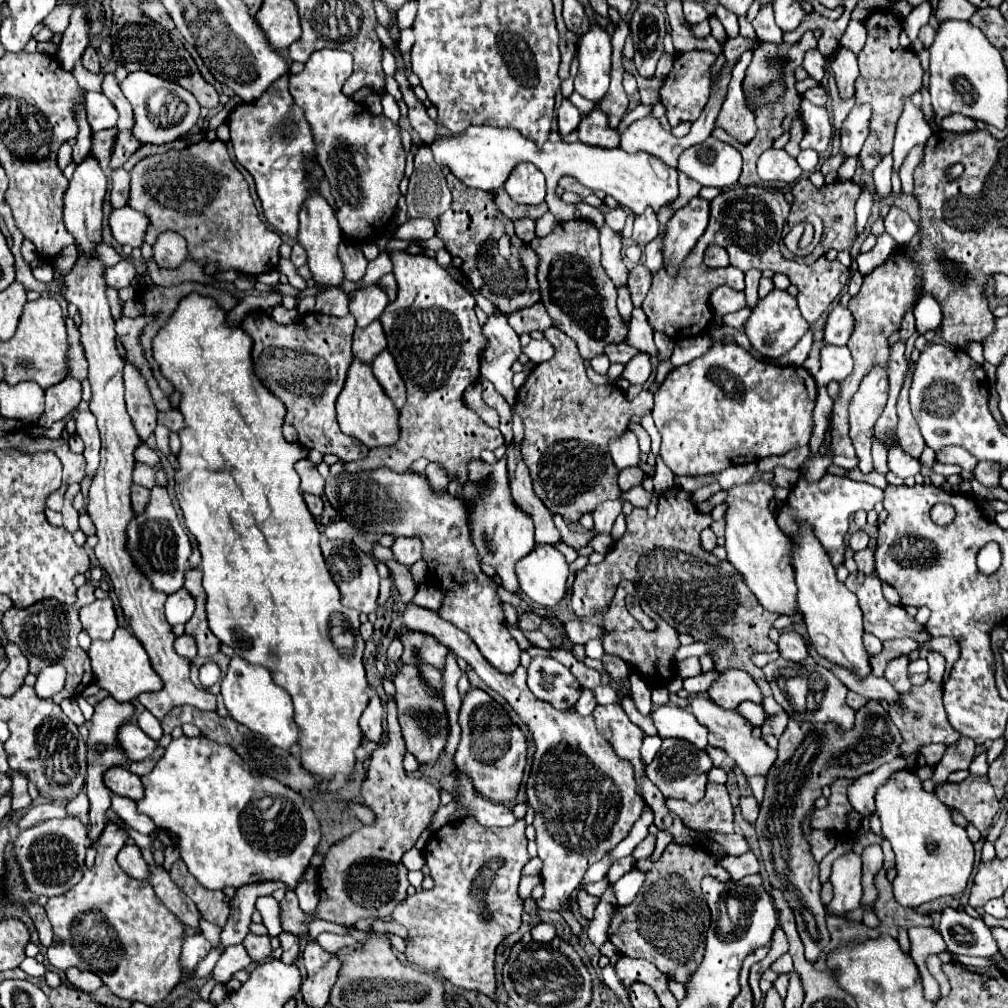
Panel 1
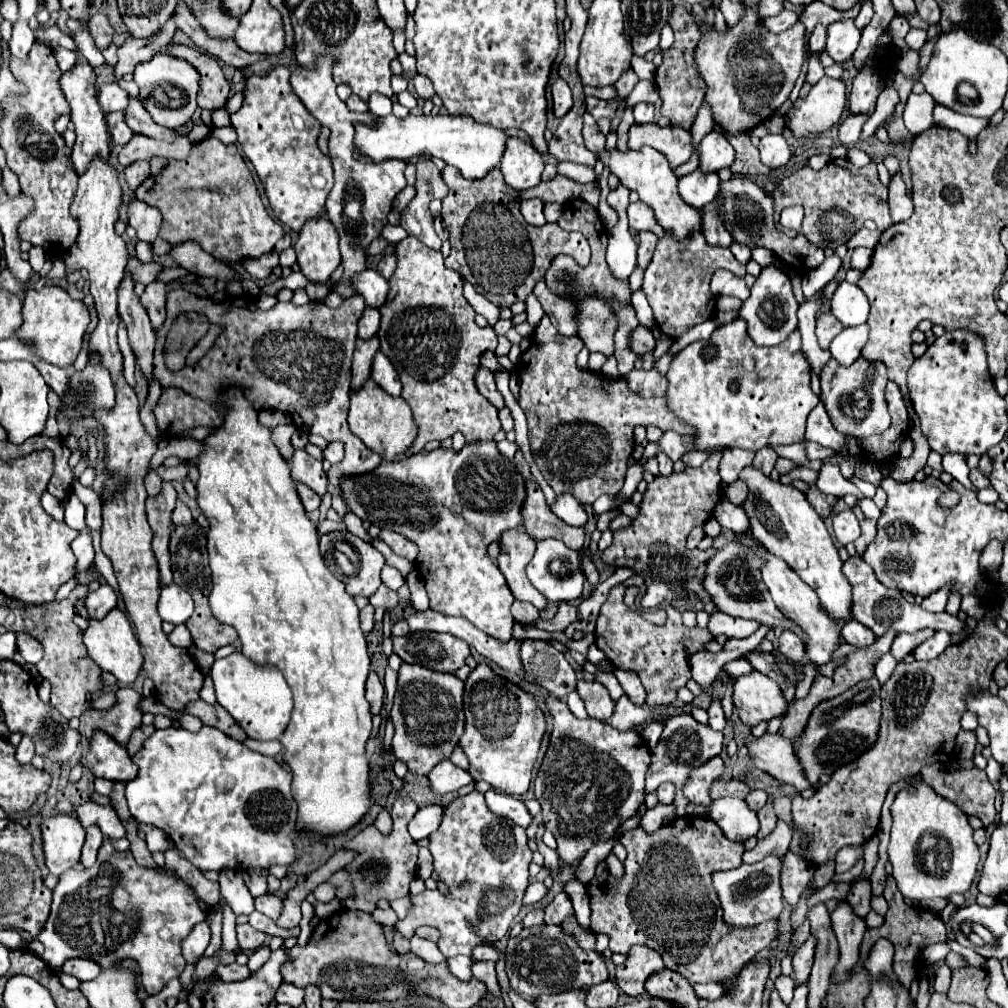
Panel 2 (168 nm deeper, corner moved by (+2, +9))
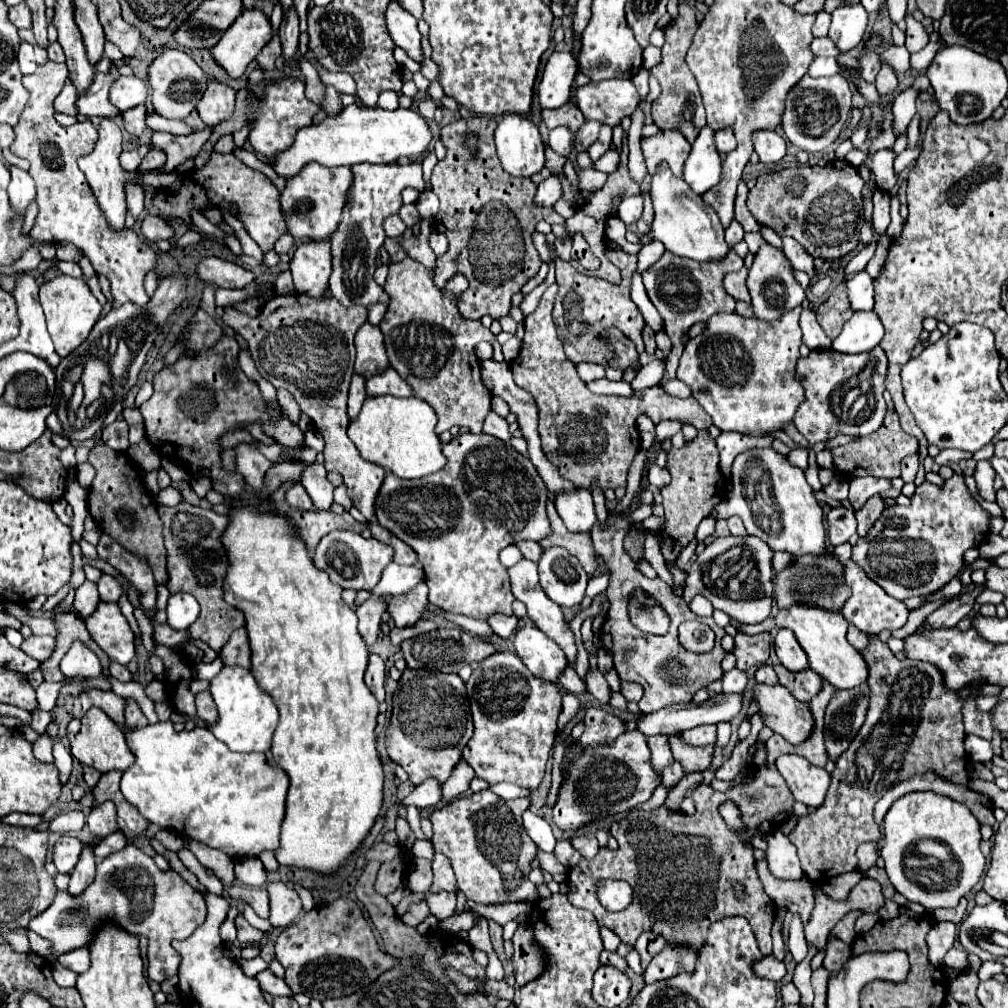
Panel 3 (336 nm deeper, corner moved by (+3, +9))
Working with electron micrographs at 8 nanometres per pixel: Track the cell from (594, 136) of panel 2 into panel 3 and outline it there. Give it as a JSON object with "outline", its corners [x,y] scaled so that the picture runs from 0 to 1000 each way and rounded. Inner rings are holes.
{"outline":[[[565,101],[562,105],[556,105],[550,109],[538,109],[538,119],[546,129],[554,127],[554,125],[562,125],[569,135],[573,133],[575,125],[581,121],[579,113]]]}

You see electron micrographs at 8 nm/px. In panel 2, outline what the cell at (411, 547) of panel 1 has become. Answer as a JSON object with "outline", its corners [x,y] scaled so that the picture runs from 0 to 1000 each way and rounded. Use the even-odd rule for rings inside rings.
{"outline":[[[378,526],[378,536],[382,536],[388,546],[400,554],[406,554],[406,556],[412,556],[414,554],[414,542],[410,538],[406,538],[404,534],[400,534],[398,530],[390,528],[390,526]]]}

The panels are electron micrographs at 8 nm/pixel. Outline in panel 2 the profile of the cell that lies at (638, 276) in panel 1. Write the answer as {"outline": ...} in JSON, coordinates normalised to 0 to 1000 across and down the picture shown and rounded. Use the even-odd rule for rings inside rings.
{"outline":[[[634,230],[634,256],[632,256],[632,260],[636,266],[642,266],[642,262],[646,260],[650,244],[652,244],[652,234],[648,230]]]}

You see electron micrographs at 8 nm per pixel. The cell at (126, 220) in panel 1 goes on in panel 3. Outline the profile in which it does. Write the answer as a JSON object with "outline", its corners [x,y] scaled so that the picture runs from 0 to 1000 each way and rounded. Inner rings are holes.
{"outline":[[[145,214],[145,216],[141,218],[139,232],[143,234],[143,238],[147,238],[147,240],[153,242],[155,238],[173,234],[173,228],[171,228],[171,226],[167,224],[167,220],[161,218],[159,214]]]}

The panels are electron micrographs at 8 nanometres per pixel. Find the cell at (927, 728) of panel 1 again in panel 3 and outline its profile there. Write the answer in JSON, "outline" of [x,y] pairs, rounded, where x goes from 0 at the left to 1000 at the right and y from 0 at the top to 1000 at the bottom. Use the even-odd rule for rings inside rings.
{"outline":[[[863,631],[863,639],[857,647],[859,657],[863,659],[863,702],[857,720],[845,734],[845,740],[833,750],[829,756],[829,762],[825,766],[825,776],[819,786],[817,796],[804,808],[794,810],[788,823],[782,827],[782,833],[792,841],[794,857],[802,873],[806,875],[815,875],[825,869],[831,869],[835,865],[845,865],[849,863],[849,841],[855,835],[865,835],[873,831],[873,823],[865,812],[867,798],[883,784],[885,778],[895,776],[907,768],[917,768],[917,766],[929,766],[931,770],[937,770],[944,776],[958,778],[958,744],[956,744],[956,718],[954,718],[954,698],[958,692],[970,692],[970,683],[976,681],[976,675],[966,675],[958,683],[964,685],[962,690],[952,690],[950,685],[942,685],[937,681],[937,671],[935,667],[917,655],[891,655],[881,639],[869,635]]]}

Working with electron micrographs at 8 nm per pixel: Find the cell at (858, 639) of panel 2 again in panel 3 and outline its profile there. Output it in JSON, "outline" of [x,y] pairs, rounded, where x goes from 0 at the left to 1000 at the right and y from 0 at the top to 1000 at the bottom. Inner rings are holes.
{"outline":[[[843,621],[841,623],[841,637],[849,643],[849,645],[857,645],[859,639],[861,639],[861,629],[857,629],[855,625],[851,625],[849,621]]]}

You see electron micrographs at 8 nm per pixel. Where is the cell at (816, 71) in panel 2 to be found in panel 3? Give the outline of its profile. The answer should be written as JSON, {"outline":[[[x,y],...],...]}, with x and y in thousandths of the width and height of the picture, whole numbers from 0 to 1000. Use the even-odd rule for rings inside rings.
{"outline":[[[817,36],[817,38],[810,38],[810,40],[806,42],[806,54],[808,54],[808,56],[831,56],[825,40],[819,38],[819,36]]]}

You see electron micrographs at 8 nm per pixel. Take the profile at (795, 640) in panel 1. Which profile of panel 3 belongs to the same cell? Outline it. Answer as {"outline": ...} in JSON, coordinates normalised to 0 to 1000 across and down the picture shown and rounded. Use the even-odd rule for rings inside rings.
{"outline":[[[772,625],[770,633],[768,633],[768,645],[770,645],[774,659],[780,661],[782,665],[794,667],[794,665],[802,663],[800,649],[784,625]]]}

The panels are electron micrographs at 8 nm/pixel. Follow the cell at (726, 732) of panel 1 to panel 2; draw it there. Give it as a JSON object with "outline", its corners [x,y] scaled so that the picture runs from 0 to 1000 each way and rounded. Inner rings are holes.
{"outline":[[[757,728],[757,732],[749,734],[747,730],[741,732],[743,750],[747,760],[765,768],[767,772],[787,778],[793,786],[809,782],[801,776],[799,764],[791,756],[791,748],[787,748],[787,738],[773,728]]]}

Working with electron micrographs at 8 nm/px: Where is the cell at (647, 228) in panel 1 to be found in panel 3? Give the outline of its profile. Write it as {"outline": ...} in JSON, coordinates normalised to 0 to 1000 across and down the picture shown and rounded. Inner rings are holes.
{"outline":[[[625,194],[625,196],[619,196],[615,200],[613,216],[619,222],[629,222],[635,218],[635,214],[637,214],[637,196],[635,194]]]}

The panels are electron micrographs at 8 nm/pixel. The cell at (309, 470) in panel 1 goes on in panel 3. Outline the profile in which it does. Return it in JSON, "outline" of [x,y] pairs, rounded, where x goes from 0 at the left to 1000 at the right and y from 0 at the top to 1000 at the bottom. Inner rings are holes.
{"outline":[[[312,458],[312,460],[304,462],[302,468],[300,468],[300,476],[298,478],[304,484],[304,488],[308,490],[313,506],[325,506],[327,504],[331,482],[325,478],[323,466],[321,466],[319,460]]]}

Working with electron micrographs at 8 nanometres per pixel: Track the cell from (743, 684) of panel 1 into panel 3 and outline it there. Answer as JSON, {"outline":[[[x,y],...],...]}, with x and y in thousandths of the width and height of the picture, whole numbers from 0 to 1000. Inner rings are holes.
{"outline":[[[750,679],[746,685],[746,696],[750,696],[758,720],[764,720],[782,736],[794,738],[802,732],[806,724],[806,708],[802,698],[790,694],[782,683],[774,679]]]}

